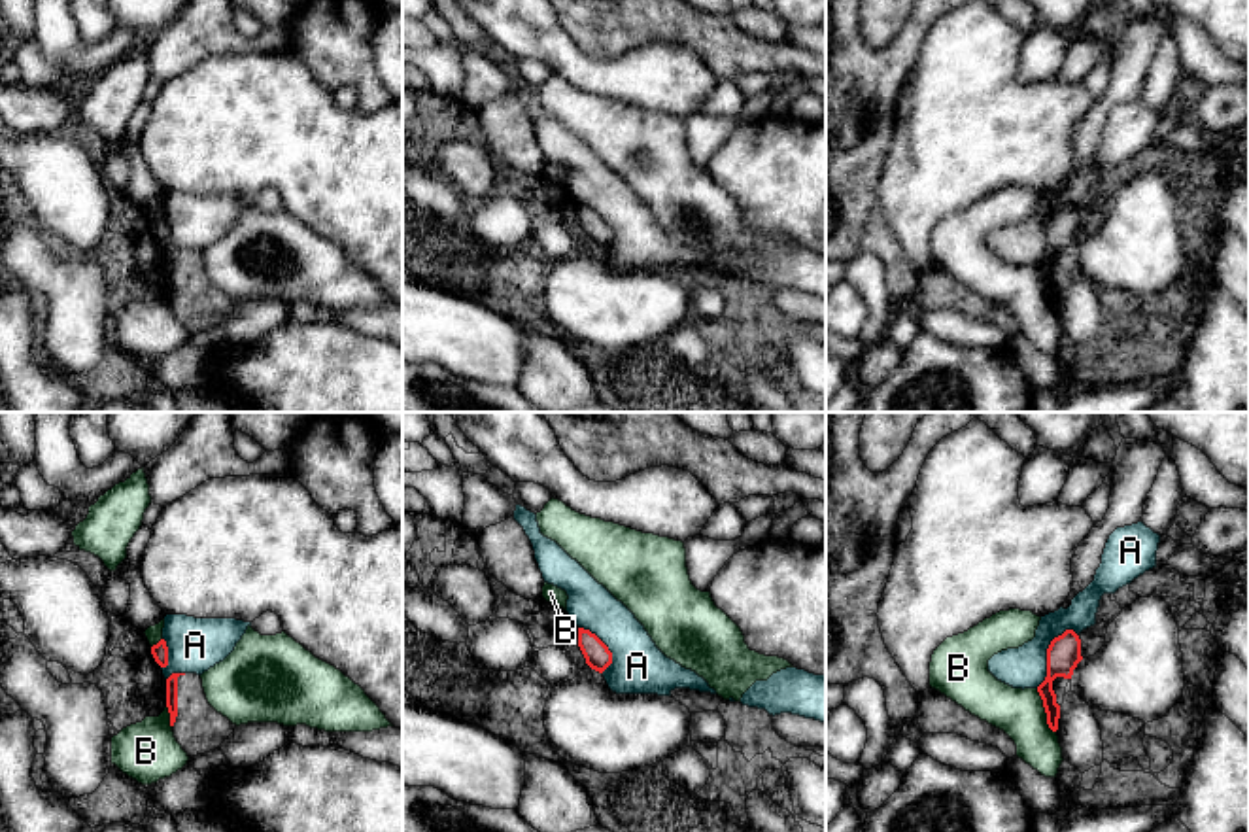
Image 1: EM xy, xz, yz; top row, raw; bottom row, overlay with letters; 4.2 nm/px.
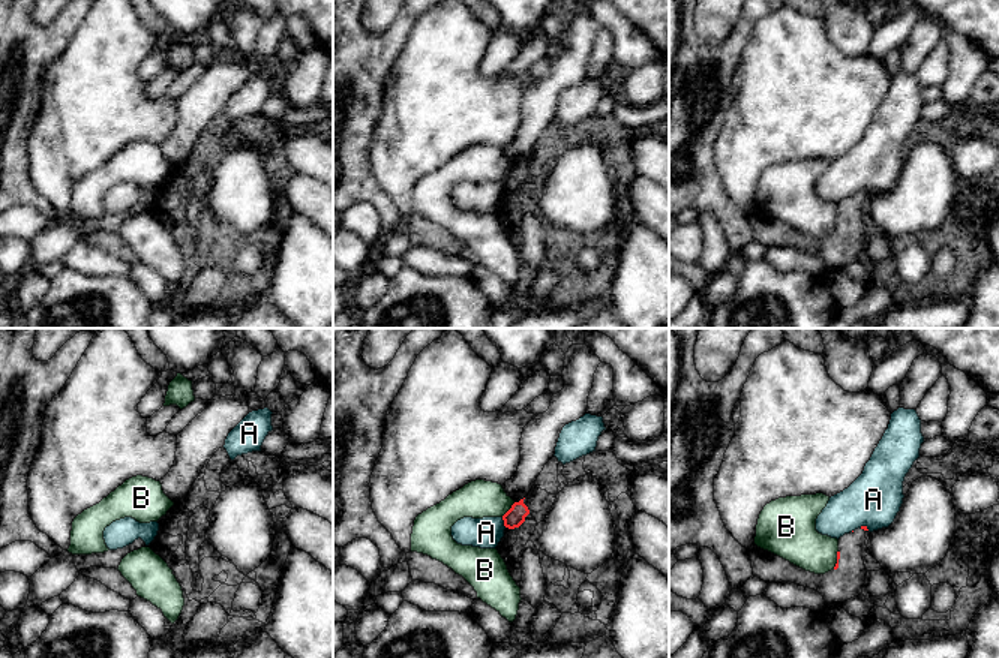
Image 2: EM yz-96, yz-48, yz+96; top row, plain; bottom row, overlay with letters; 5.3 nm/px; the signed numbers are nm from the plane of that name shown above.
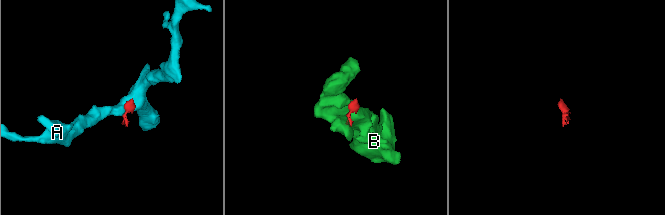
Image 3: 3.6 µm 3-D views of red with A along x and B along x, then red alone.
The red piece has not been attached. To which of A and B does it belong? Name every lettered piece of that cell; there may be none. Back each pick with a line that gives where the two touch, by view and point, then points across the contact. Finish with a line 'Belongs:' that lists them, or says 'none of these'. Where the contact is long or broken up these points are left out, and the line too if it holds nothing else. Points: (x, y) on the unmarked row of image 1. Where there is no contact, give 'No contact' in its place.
Belongs: none of these

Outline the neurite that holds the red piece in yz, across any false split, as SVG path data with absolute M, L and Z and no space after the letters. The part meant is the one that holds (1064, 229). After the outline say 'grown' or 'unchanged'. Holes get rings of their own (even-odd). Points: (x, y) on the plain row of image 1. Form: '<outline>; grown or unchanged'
M1066 206L1062 212L1054 214L1047 225L1047 253L1037 263L1037 269L1043 276L1047 301L1052 308L1058 306L1066 263L1081 236L1081 216L1073 206Z; grown

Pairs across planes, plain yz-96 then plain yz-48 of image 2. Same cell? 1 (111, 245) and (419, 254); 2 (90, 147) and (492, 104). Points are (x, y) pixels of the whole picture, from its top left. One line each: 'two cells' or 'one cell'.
1: two cells
2: one cell

